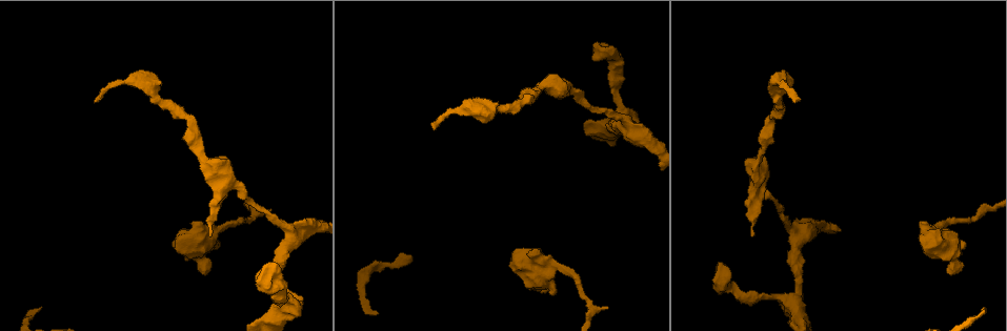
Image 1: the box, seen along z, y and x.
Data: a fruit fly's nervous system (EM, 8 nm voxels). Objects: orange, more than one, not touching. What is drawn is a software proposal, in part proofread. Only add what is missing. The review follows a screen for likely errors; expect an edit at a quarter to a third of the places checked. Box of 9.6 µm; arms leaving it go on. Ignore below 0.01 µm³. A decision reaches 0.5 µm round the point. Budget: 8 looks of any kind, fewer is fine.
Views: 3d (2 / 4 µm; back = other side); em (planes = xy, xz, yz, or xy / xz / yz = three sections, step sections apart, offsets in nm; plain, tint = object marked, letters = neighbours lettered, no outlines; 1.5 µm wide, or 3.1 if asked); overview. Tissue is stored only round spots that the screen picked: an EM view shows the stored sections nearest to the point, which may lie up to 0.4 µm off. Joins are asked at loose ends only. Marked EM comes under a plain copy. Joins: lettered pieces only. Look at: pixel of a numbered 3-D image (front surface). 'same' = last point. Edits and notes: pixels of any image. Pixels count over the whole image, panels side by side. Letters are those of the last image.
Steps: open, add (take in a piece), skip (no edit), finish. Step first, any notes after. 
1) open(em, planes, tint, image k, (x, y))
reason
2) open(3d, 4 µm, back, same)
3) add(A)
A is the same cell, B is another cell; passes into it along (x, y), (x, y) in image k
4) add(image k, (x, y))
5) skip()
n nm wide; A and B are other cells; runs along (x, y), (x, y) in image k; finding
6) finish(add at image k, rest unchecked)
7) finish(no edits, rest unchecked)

open(3d, 2 µm, back, image 1, (300, 314))
branch stops here

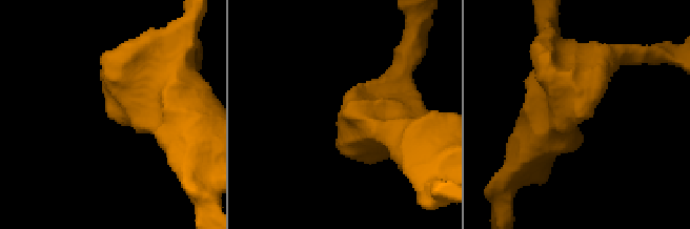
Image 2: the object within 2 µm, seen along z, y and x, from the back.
open(em, planes, letters, image 2, (578, 116))
need the tissue

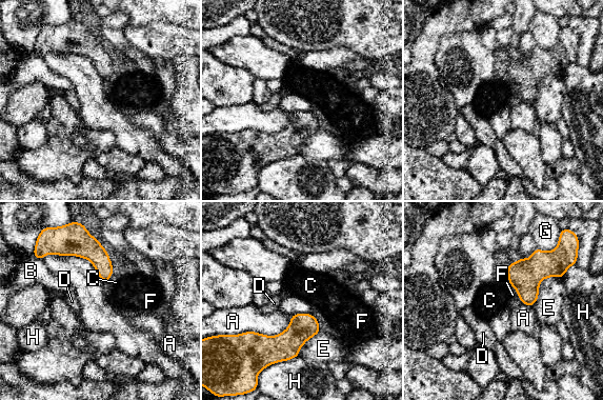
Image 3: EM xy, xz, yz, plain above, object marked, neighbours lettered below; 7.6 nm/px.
skip()
180 nm wide; A, B, C, D, E, F, G and H are other cells; border along (562, 277), (544, 278), (533, 305) in image 3; no lettered piece goes on from it

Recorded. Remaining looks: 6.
open(3d, 2 µm, back, image 1, (554, 294))
stops while still wide

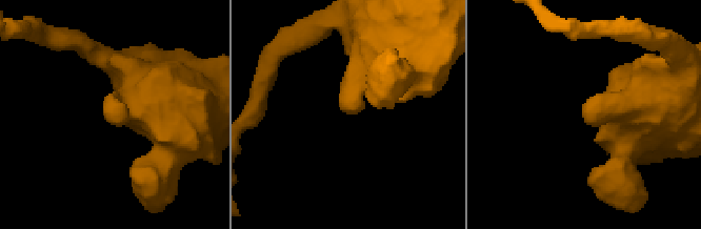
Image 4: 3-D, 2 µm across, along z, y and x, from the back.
open(em, planes, letters, image 4, (582, 114))
shape alone is not enough

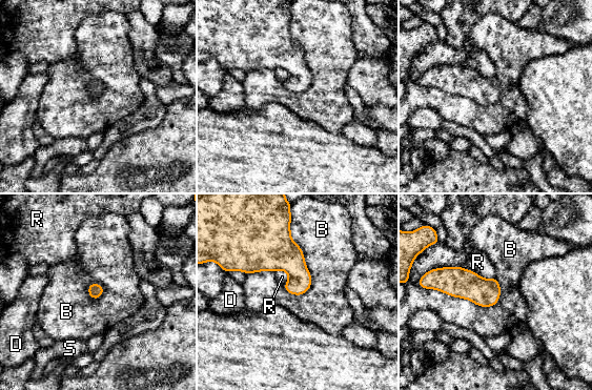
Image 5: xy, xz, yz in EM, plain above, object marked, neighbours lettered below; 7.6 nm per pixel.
skip()
B, D, R and S are other cells; border along (289, 222), (311, 279), (301, 295) in image 5; none of them fits

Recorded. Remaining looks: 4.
open(em, xz, step 8, letters, image 1, (272, 210))
branch stops here

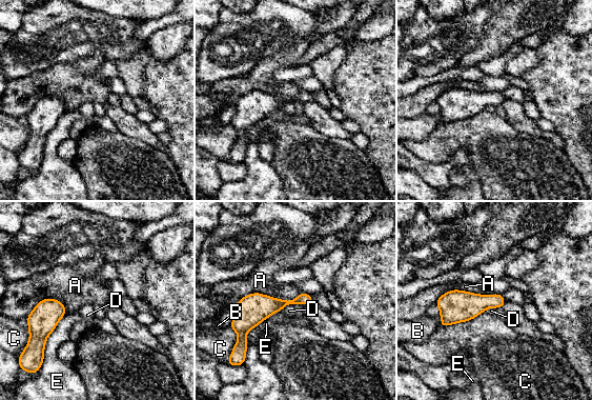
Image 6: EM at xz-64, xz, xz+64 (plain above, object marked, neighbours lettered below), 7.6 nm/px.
skip()
90 nm wide; A, B, C, D and E are other cells; border along (301, 293), (240, 299) in image 6; no lettered piece goes on from it

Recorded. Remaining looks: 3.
finish(no edits, rest unchecked)

